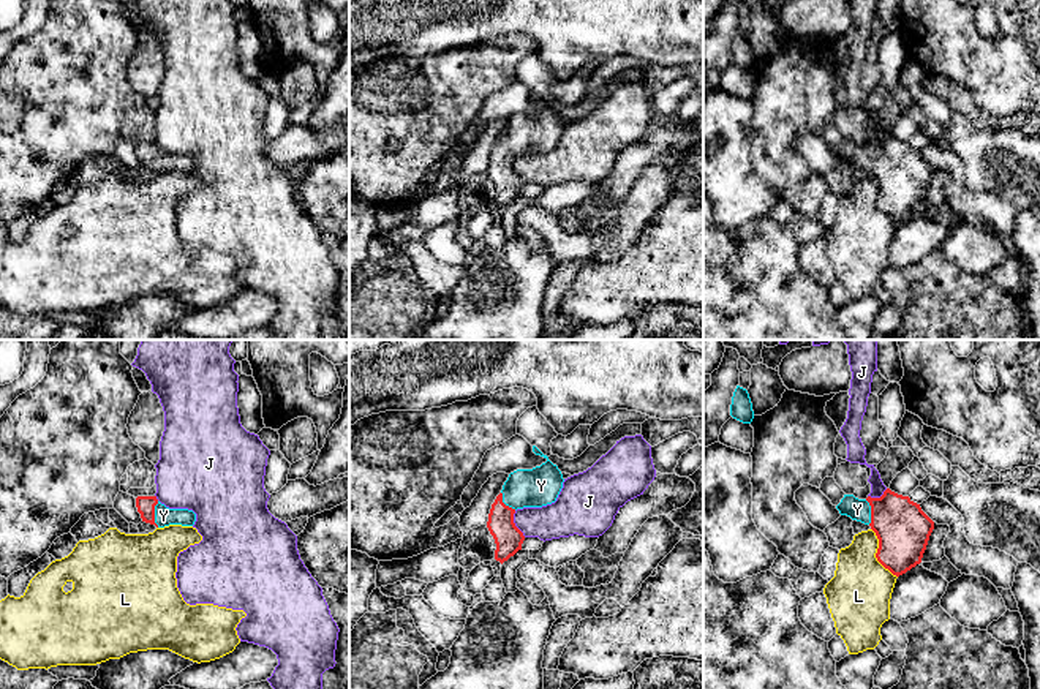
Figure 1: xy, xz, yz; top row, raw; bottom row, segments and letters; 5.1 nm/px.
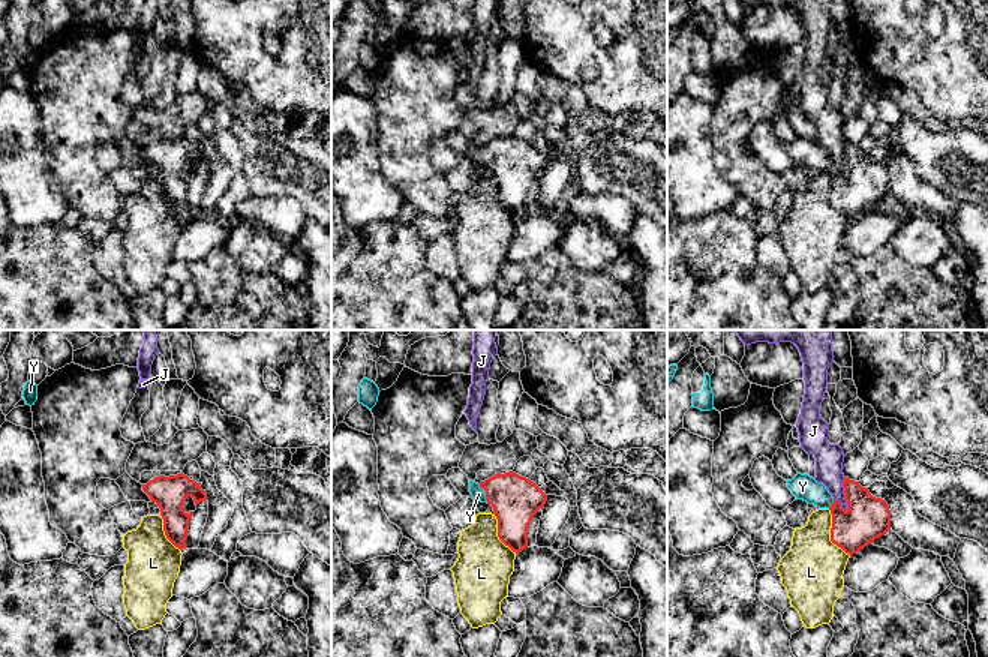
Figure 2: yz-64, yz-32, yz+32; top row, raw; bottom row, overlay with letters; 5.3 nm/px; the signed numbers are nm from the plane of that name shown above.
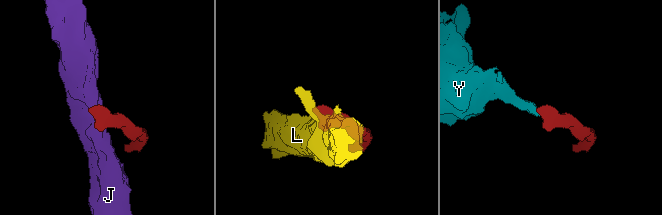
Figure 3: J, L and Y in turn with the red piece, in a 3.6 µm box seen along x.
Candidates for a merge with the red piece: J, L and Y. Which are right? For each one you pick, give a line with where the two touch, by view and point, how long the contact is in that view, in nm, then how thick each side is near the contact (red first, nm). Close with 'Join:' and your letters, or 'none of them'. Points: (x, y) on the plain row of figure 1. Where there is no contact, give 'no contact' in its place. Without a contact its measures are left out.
Y: xy (154, 160) | 140 nm | 100/100 nm
Join: Y

